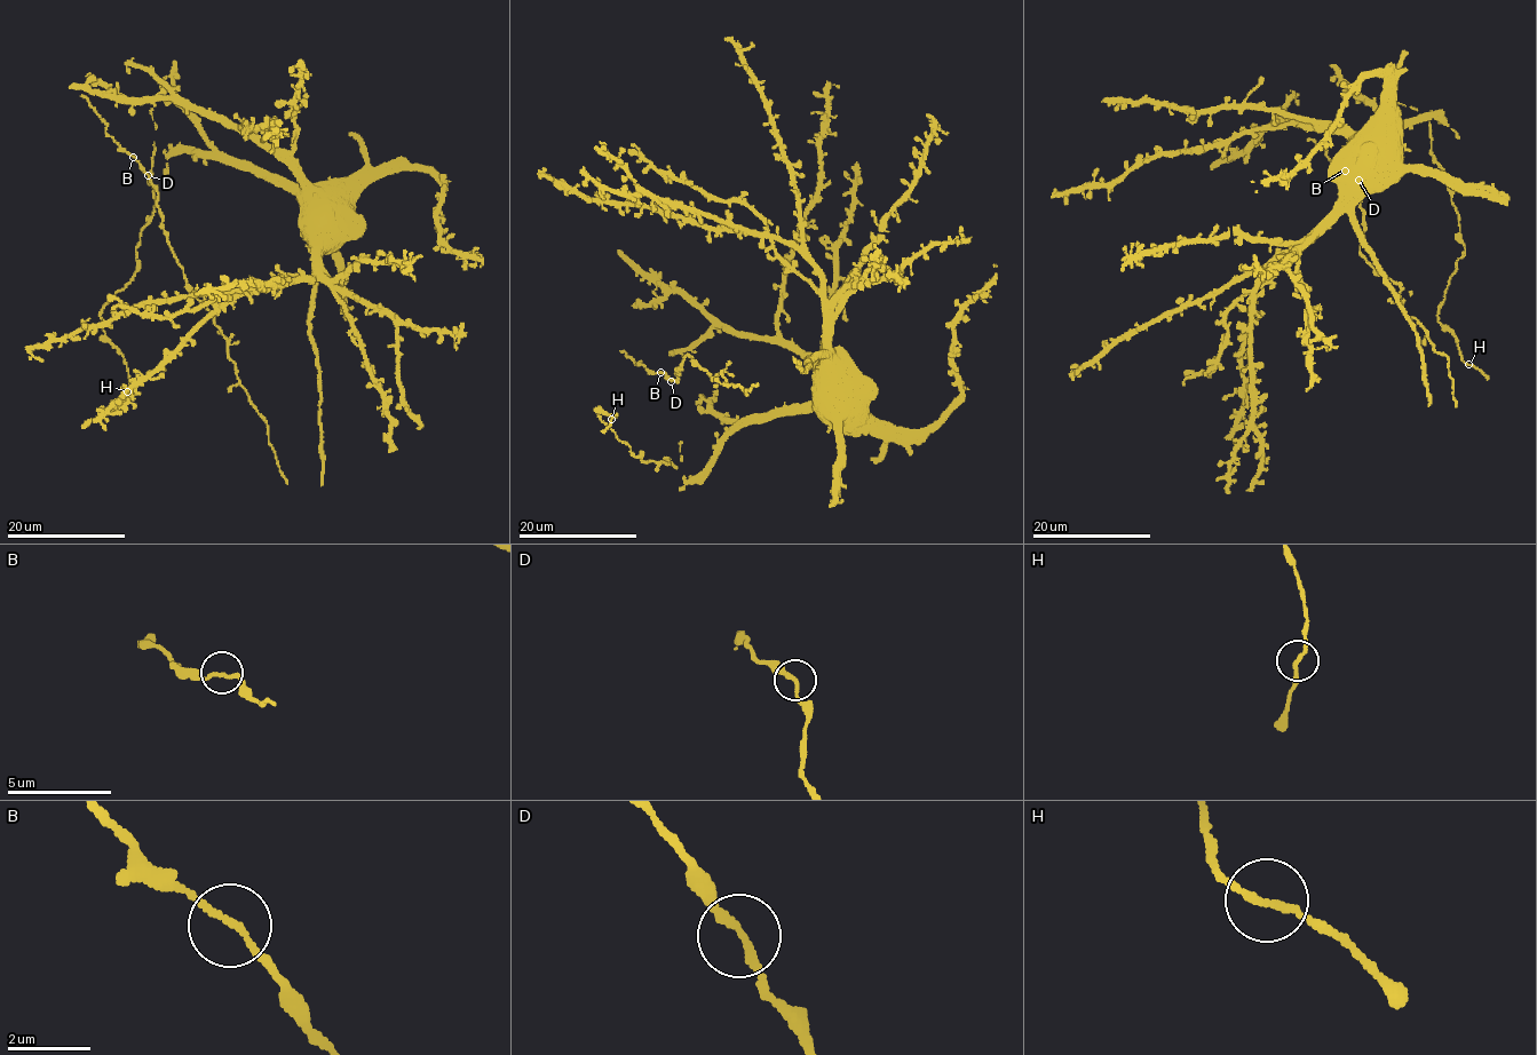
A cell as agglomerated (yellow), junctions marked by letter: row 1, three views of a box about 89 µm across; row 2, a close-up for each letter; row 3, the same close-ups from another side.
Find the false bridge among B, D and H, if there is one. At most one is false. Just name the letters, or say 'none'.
none

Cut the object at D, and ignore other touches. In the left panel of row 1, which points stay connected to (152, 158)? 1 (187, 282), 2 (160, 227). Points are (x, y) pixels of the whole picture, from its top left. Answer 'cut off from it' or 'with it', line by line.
1: cut off from it
2: cut off from it

